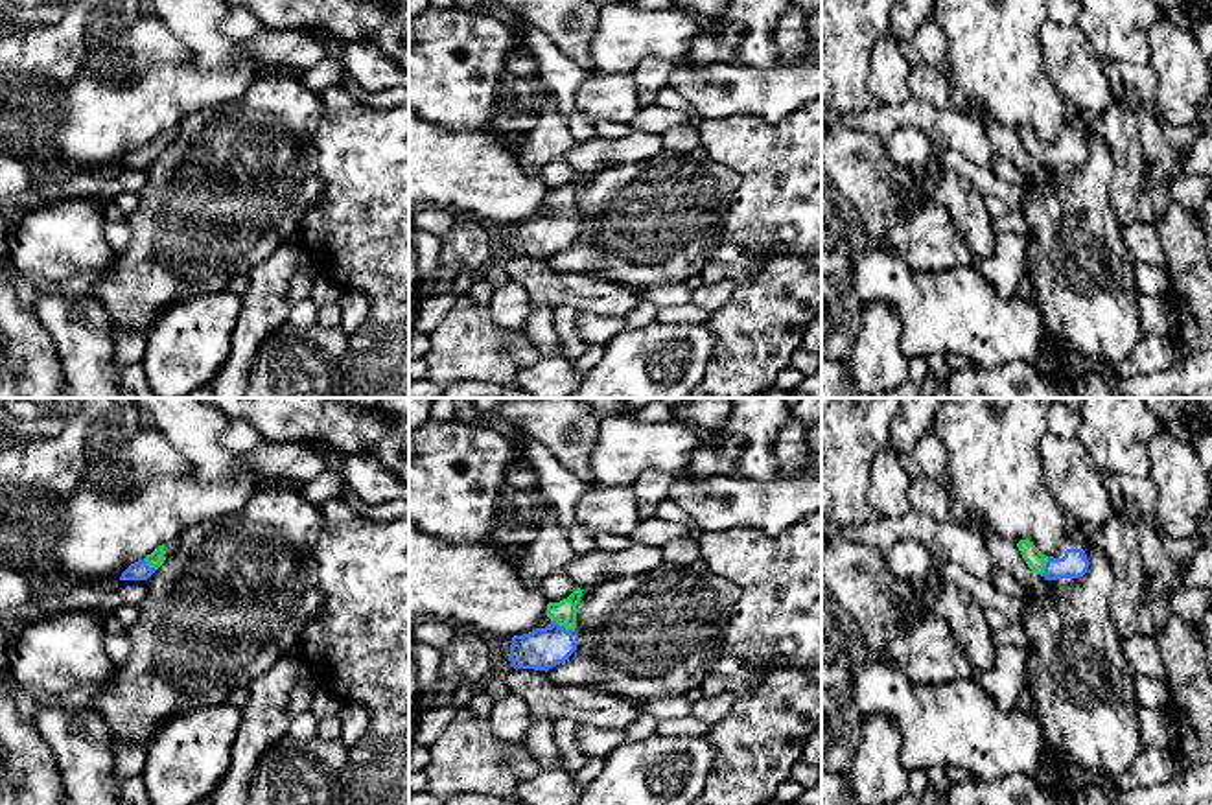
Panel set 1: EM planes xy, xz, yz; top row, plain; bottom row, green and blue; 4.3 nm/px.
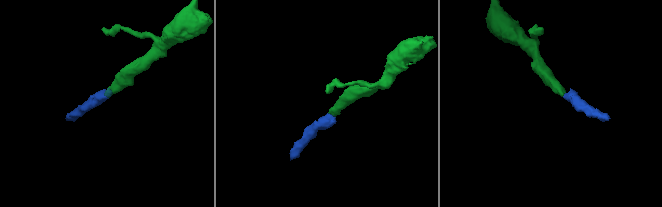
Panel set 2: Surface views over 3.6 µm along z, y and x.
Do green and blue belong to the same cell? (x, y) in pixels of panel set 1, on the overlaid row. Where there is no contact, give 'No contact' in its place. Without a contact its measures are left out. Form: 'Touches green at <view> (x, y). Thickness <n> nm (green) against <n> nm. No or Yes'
Touches green at xz (562, 625). Thickness 110 nm (green) against 190 nm. Yes

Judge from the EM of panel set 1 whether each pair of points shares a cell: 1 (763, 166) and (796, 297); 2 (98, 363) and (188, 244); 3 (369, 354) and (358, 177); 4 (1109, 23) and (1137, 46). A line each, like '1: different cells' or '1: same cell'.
1: same cell
2: different cells
3: same cell
4: same cell

